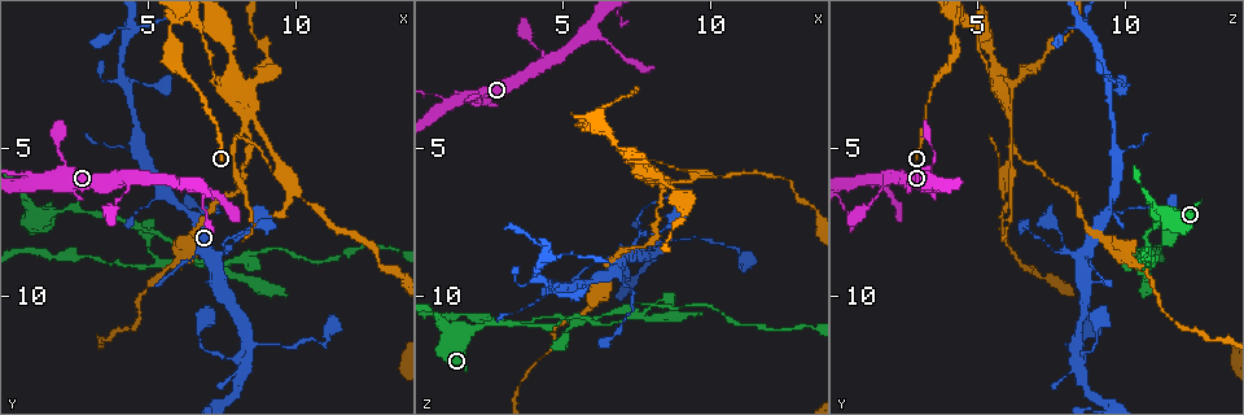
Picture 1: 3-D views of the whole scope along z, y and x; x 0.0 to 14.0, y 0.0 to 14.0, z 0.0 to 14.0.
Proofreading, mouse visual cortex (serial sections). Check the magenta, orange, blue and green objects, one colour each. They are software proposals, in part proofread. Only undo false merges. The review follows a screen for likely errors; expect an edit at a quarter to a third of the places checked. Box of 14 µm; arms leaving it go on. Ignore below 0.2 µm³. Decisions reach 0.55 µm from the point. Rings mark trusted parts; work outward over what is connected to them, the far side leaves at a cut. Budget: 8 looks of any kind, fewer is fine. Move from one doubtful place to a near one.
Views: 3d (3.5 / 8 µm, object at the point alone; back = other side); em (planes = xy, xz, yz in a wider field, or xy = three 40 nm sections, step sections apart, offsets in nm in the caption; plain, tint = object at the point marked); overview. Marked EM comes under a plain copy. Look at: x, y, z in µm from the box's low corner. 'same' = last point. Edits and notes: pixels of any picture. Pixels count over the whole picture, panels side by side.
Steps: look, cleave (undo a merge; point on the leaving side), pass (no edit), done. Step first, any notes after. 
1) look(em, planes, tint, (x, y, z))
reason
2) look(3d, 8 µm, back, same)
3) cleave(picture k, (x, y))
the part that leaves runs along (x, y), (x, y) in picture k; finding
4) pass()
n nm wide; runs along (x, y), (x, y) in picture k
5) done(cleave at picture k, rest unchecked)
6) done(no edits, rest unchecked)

look(3d, 3.5 µm, (7.4, 9.1, 10.6))
two arms at a narrow angle

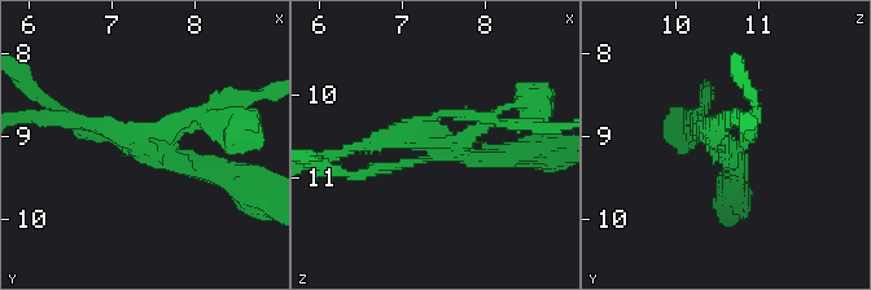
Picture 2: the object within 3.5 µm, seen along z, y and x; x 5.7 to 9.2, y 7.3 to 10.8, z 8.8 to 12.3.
look(em, xy, step 3, tint, (7.40, 9.15, 10.70))

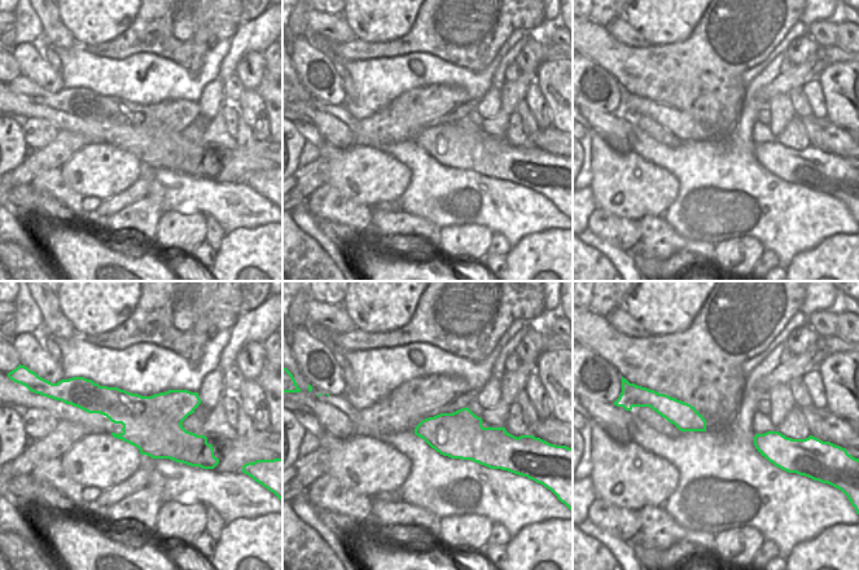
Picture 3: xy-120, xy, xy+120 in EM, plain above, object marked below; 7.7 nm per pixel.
cleave(picture 2, (672, 128))
border along (154, 403), (140, 412), (108, 417) in picture 3; two cells meet here

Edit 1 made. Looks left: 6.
look(3d, 3.5 µm, (8.7, 11.7, 8.2))
thin arm on a thick one

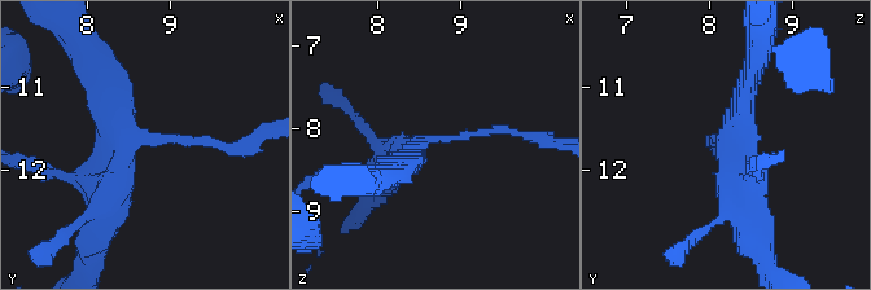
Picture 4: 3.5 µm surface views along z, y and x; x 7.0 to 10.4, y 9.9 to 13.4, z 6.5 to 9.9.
look(em, planes, tint, (8.75, 11.60, 8.15))
now the EM

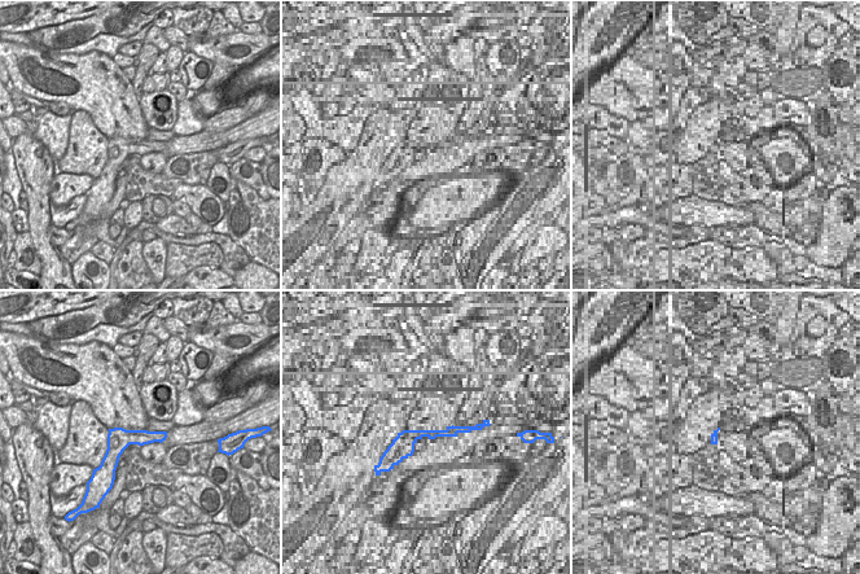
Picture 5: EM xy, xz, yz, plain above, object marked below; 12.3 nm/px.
pass()
280 nm wide; runs along (110, 88), (130, 140), (233, 148) in picture 4; one cell here

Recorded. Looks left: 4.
done(cleave at picture 2, rest unchecked)

